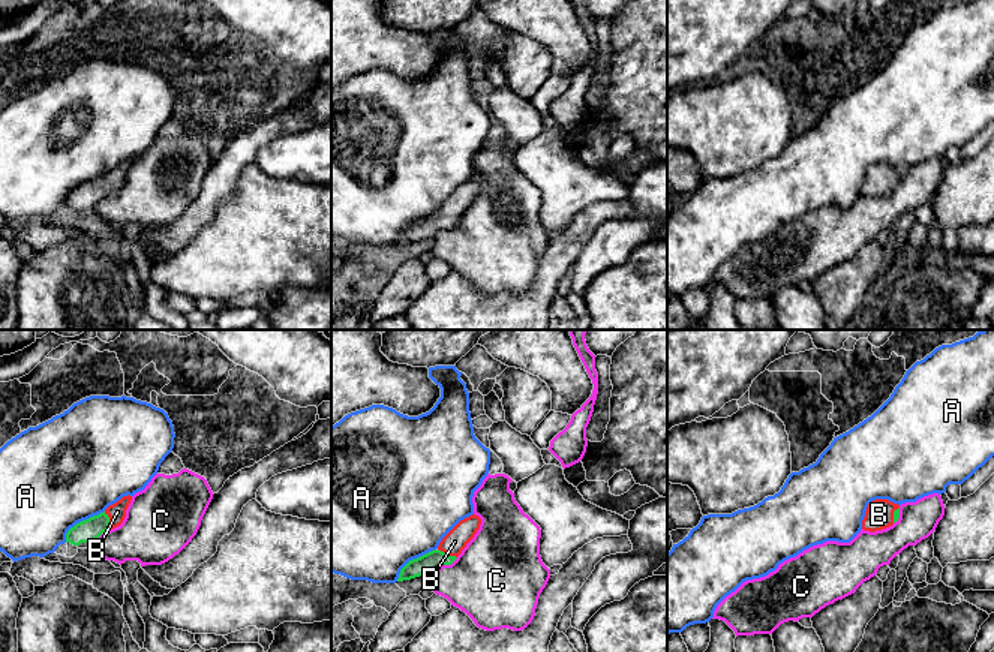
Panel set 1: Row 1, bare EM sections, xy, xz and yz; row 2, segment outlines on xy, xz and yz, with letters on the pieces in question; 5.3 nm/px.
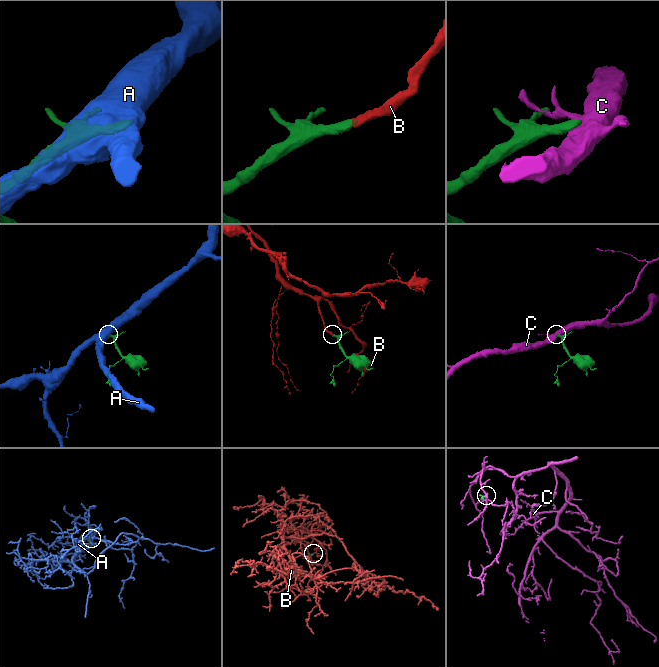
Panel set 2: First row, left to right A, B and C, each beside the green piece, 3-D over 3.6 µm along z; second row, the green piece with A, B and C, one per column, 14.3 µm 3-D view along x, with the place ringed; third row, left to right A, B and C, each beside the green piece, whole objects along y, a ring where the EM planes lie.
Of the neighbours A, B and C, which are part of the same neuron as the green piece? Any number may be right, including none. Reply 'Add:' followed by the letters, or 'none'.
Add: B

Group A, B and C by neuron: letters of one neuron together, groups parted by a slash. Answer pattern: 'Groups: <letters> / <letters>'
Groups: A / B / C

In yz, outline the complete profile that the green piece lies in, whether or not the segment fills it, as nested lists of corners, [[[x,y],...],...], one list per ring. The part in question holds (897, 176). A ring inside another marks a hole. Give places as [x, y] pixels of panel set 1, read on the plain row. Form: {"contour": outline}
{"contour": [[[888,163],[871,165],[862,184],[862,193],[876,196],[892,190],[900,183],[900,169]]]}

